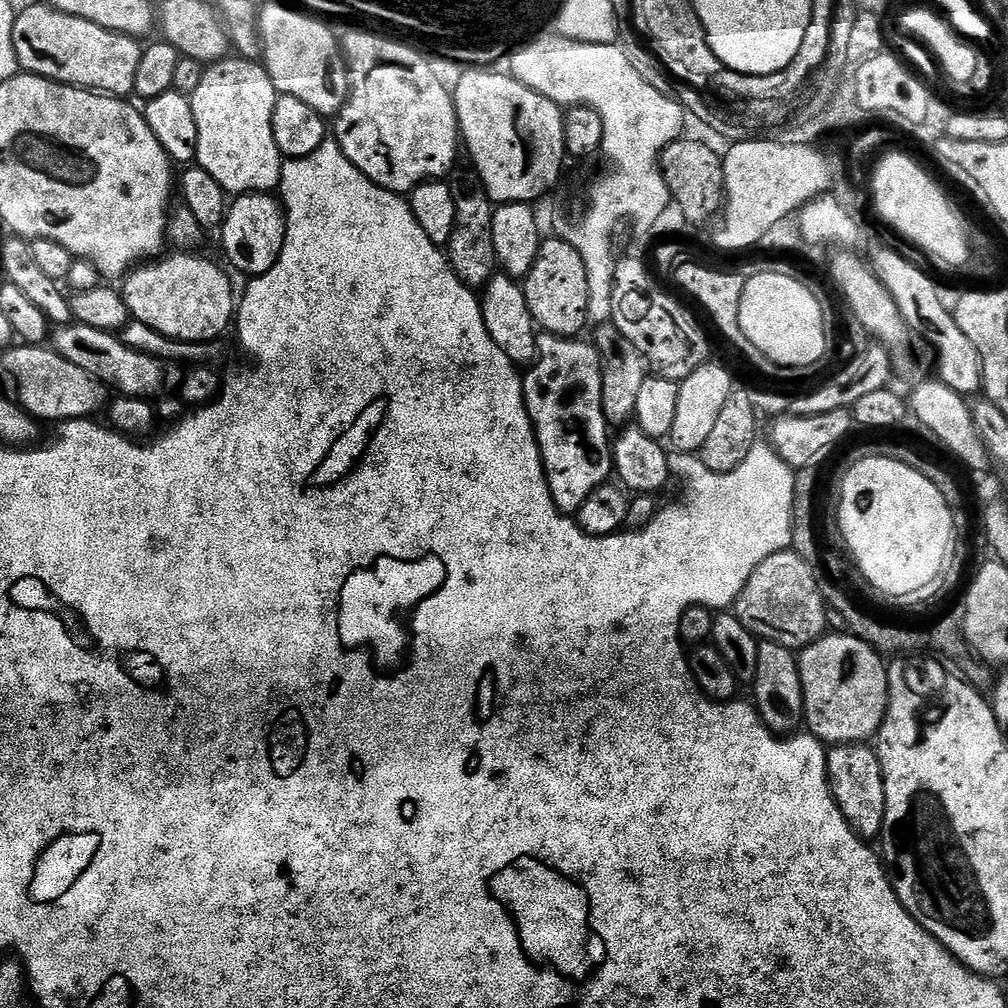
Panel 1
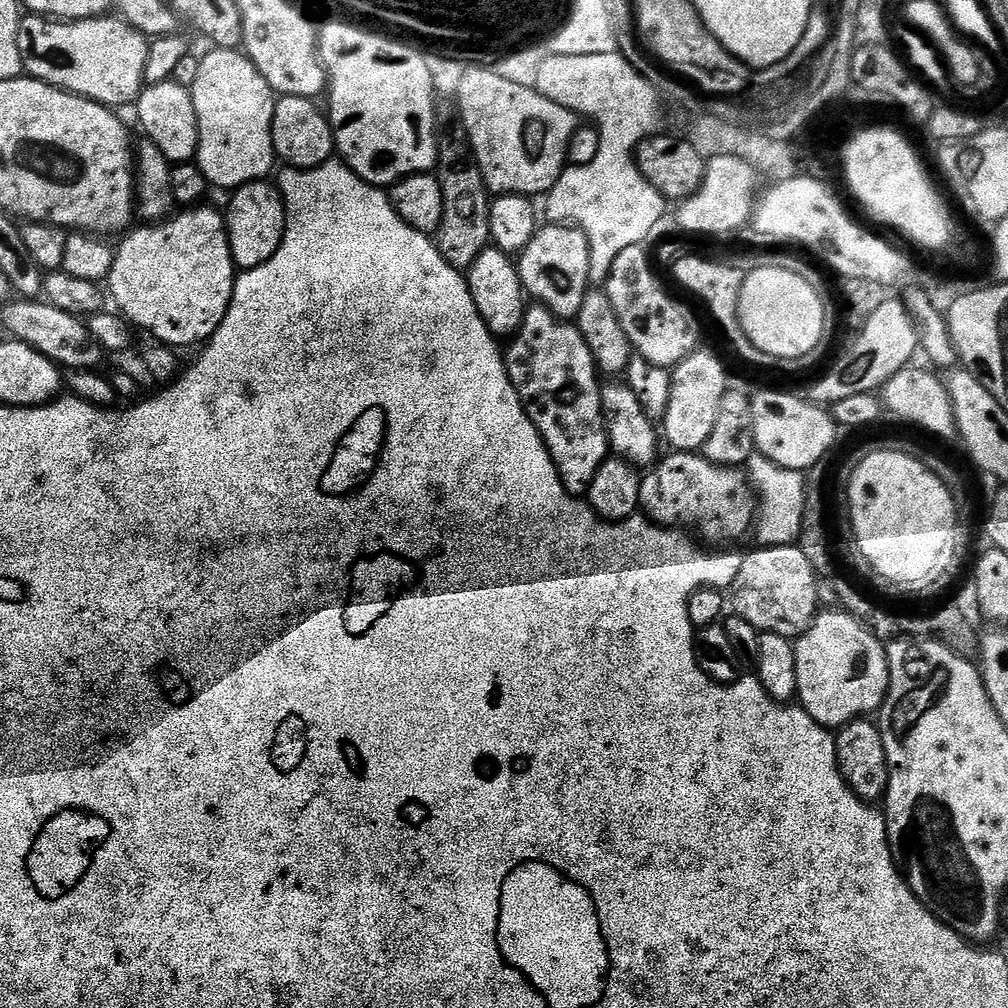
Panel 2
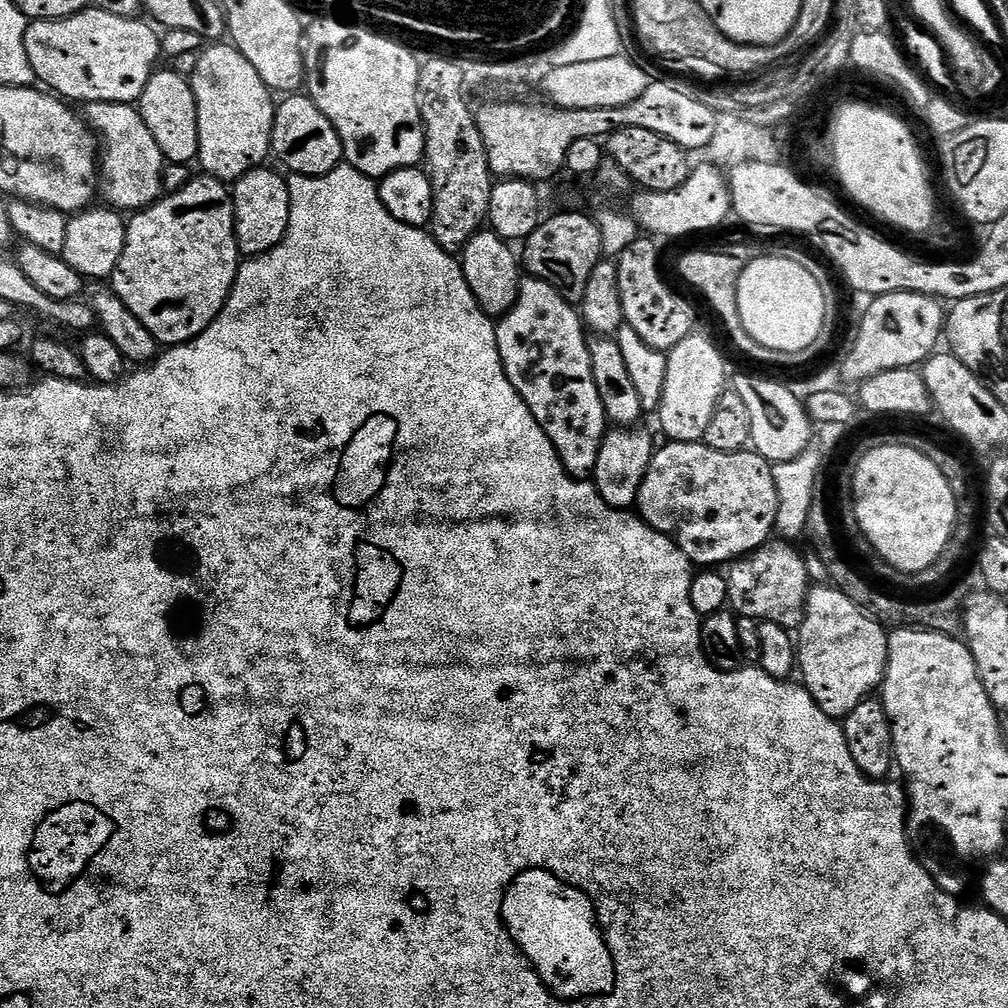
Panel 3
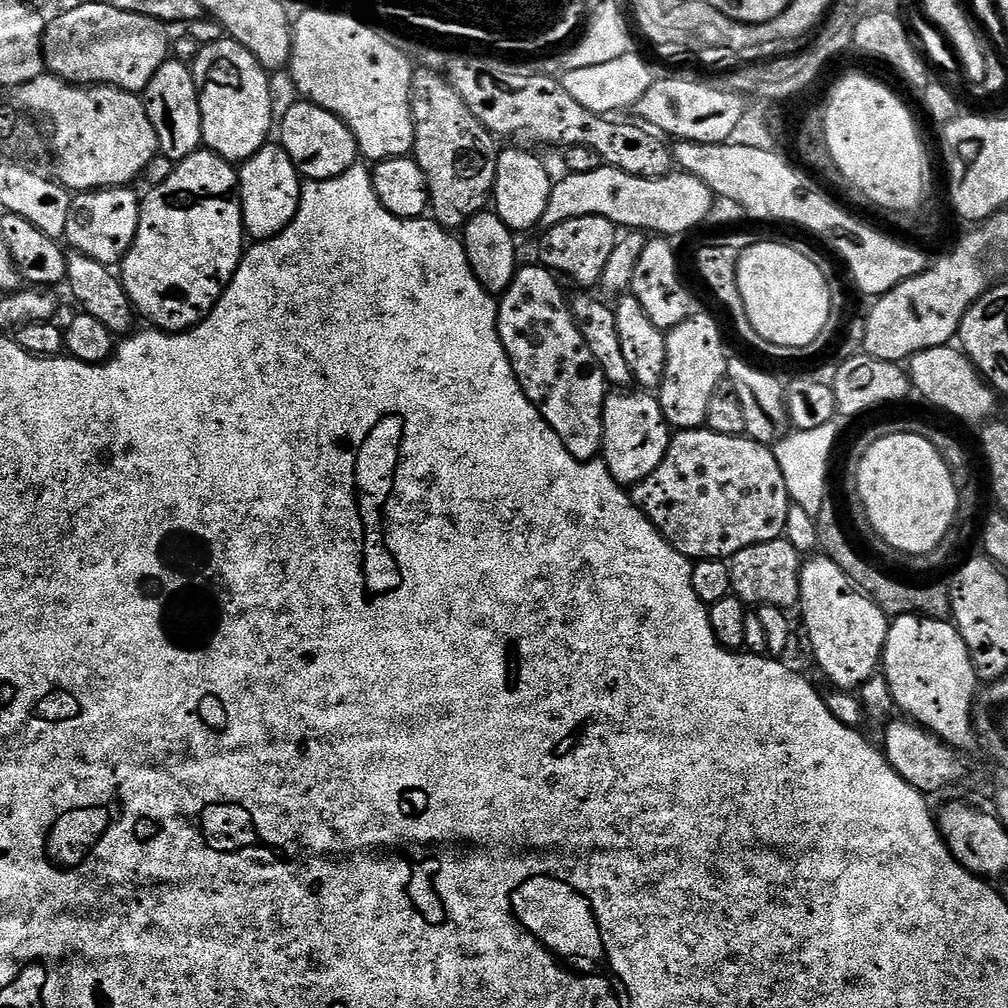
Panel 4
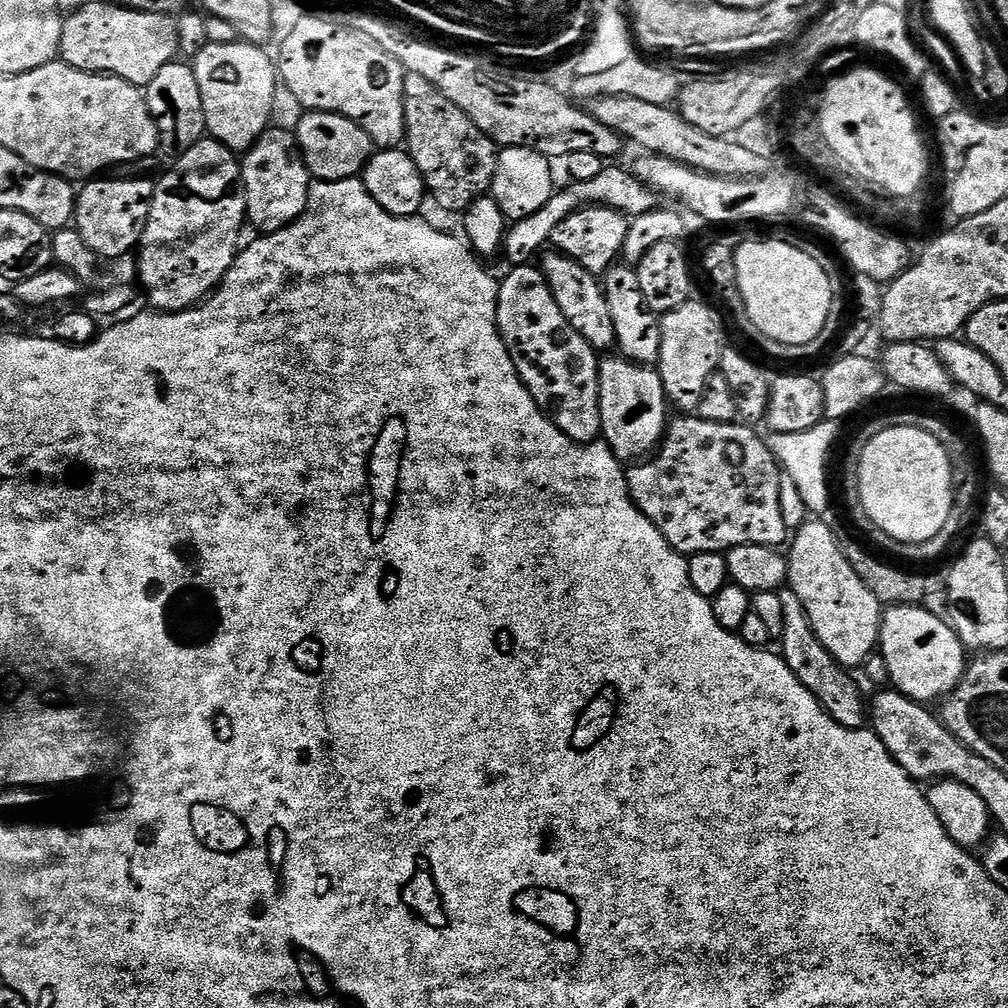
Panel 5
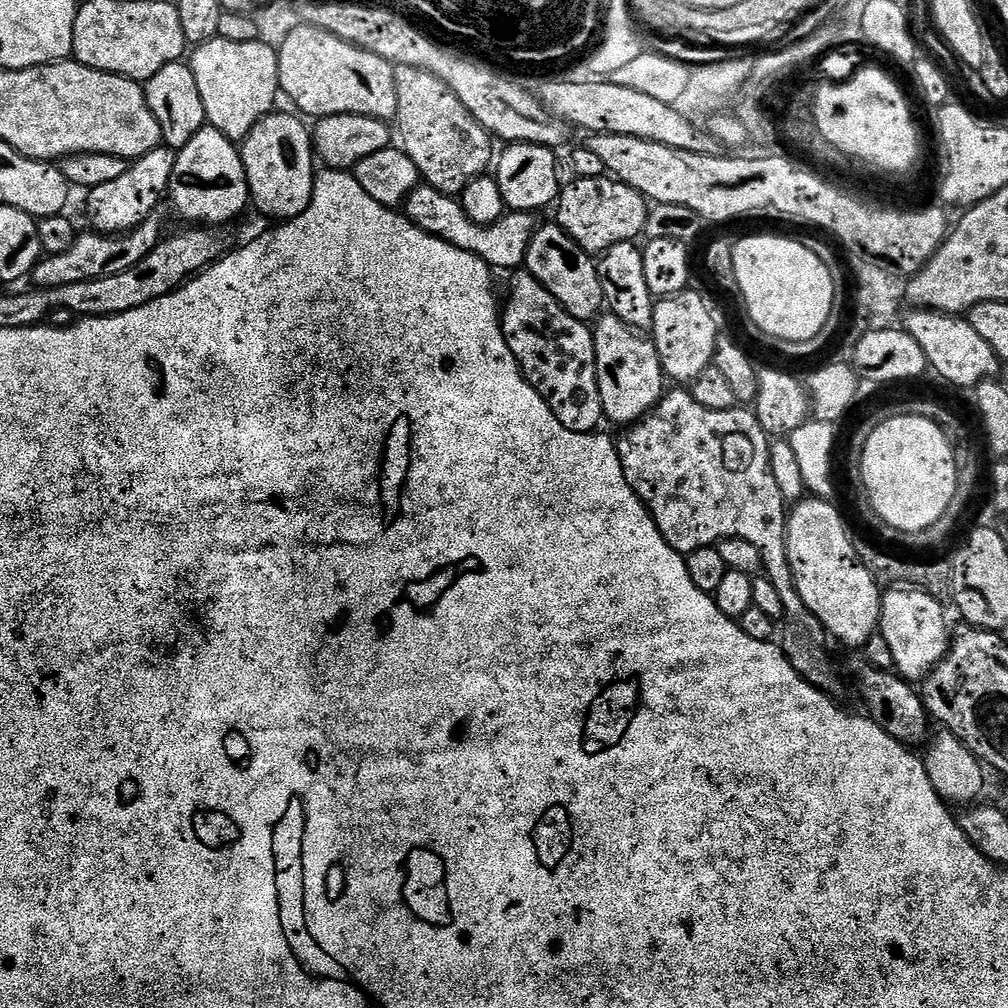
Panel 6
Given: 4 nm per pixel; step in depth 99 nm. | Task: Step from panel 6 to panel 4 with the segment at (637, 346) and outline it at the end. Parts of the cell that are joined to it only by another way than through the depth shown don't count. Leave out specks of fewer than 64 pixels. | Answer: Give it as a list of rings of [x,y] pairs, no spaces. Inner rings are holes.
[[[616,390],[604,402],[604,433],[600,451],[604,465],[621,486],[635,486],[658,470],[670,439],[659,399],[648,390]]]

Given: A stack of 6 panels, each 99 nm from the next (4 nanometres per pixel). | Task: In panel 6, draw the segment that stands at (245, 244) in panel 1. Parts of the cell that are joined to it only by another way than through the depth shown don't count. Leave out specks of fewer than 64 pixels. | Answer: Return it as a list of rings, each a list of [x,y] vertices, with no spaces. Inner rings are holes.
[[[273,111],[263,116],[242,141],[240,157],[246,166],[248,195],[251,203],[272,222],[287,222],[298,218],[310,206],[312,187],[316,176],[312,172],[314,161],[314,136],[303,124],[299,115],[291,116],[288,112]]]

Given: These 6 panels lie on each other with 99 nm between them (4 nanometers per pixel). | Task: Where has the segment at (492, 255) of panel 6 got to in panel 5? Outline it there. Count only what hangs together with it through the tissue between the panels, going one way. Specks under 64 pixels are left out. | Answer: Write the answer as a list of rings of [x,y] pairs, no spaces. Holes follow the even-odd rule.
[[[606,166],[602,170],[602,174],[598,174],[598,178],[568,182],[561,192],[560,189],[553,191],[550,202],[546,202],[546,206],[542,206],[542,210],[538,210],[538,214],[530,214],[530,218],[515,221],[504,237],[503,255],[508,255],[509,265],[527,265],[531,261],[528,259],[531,258],[532,252],[538,251],[537,253],[539,253],[551,241],[554,226],[558,226],[558,222],[570,218],[570,214],[574,214],[579,208],[605,204],[607,208],[623,212],[625,216],[631,218],[656,211],[658,207],[656,196],[657,193],[641,182],[638,177],[633,176],[627,167]]]

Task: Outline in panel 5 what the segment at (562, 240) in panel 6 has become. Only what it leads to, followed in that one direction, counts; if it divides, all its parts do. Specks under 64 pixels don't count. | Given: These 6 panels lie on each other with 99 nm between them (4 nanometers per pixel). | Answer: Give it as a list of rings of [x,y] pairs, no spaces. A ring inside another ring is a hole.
[[[548,250],[543,256],[544,261],[538,264],[540,273],[550,286],[550,294],[554,294],[554,302],[558,302],[558,310],[566,314],[566,322],[570,322],[570,326],[574,326],[574,330],[578,330],[578,334],[582,334],[598,354],[611,353],[616,348],[614,318],[610,315],[610,302],[604,293],[601,277],[586,270],[586,266],[578,266],[574,258],[561,252]]]

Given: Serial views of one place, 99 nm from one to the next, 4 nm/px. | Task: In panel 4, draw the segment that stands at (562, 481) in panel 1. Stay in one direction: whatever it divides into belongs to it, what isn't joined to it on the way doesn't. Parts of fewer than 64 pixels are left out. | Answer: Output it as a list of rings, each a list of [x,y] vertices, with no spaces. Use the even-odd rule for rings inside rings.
[[[532,262],[529,268],[517,267],[516,277],[499,297],[496,325],[516,380],[522,386],[528,401],[539,407],[550,430],[558,434],[558,438],[564,443],[566,450],[570,450],[574,459],[594,460],[601,455],[606,381],[602,370],[594,362],[594,354],[590,354],[590,346],[586,346],[582,334],[578,334],[569,301],[566,296],[564,300],[564,292],[559,283],[561,284],[561,281],[539,263]]]

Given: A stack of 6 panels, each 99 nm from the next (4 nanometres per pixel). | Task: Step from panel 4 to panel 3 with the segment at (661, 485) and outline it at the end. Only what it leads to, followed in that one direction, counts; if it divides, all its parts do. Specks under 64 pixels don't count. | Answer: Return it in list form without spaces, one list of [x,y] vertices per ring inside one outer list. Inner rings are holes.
[[[673,440],[653,451],[634,508],[651,528],[671,536],[693,565],[728,566],[773,539],[780,499],[773,465],[755,450],[722,454],[702,442]]]

